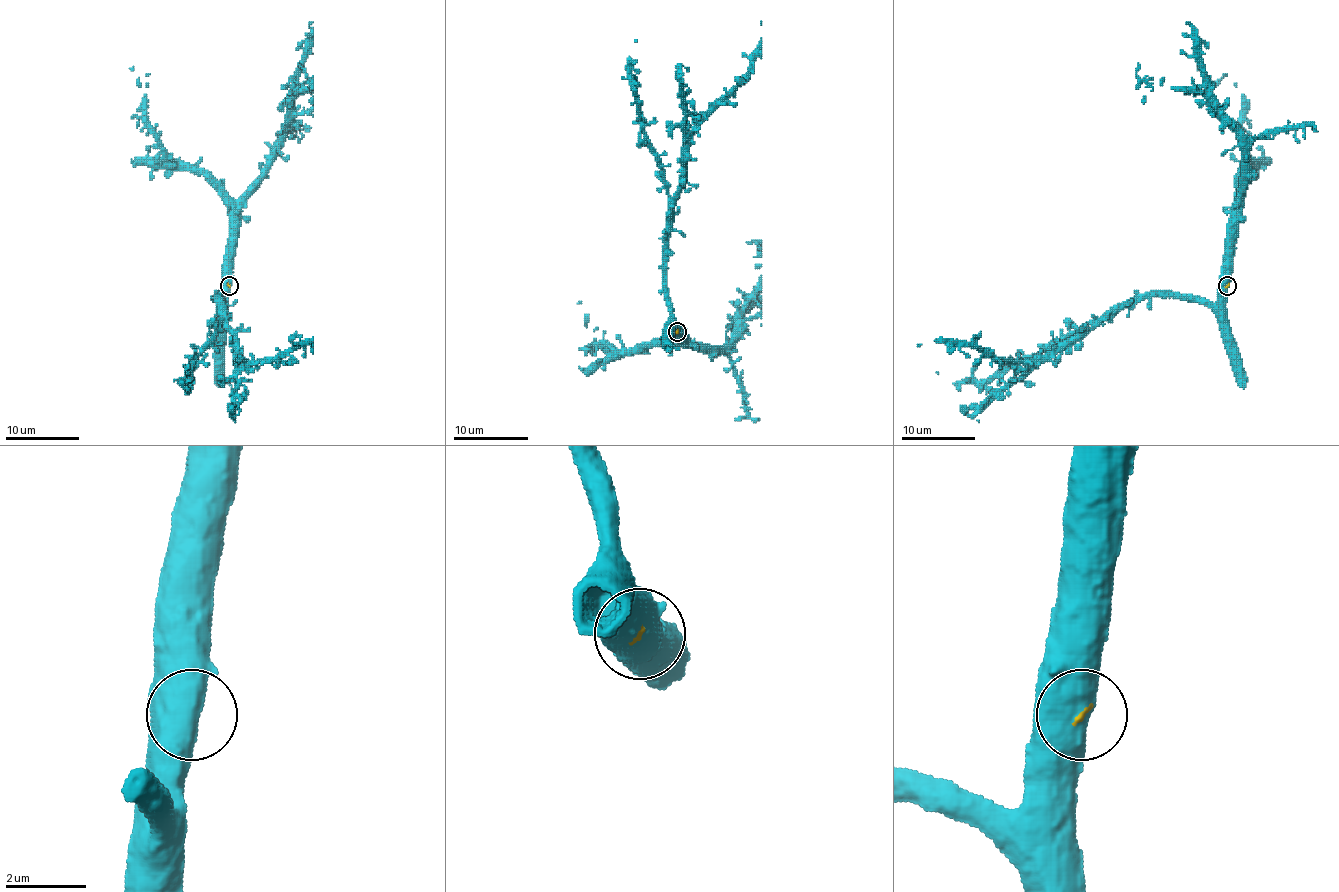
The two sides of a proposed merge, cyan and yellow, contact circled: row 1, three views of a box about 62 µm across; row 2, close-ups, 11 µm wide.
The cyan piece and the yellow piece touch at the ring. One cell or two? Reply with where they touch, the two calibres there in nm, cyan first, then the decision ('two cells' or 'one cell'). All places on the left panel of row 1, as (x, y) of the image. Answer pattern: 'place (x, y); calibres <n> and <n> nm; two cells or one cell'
place (229, 285); calibres 750 and 80 nm; one cell

